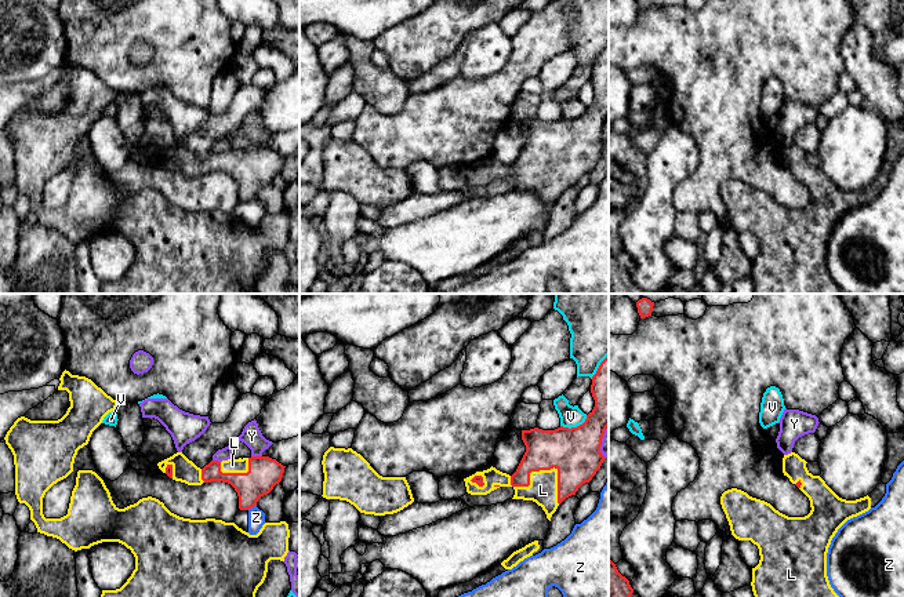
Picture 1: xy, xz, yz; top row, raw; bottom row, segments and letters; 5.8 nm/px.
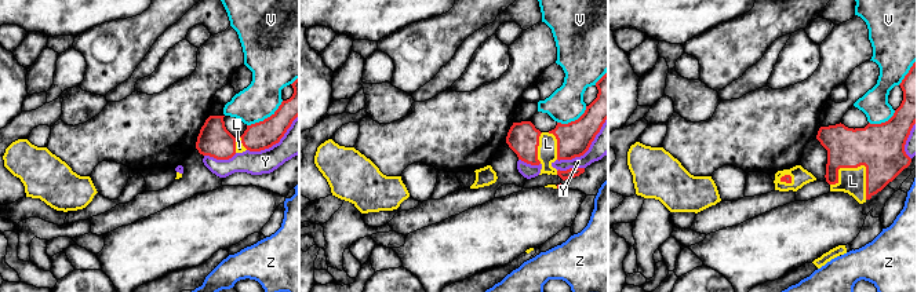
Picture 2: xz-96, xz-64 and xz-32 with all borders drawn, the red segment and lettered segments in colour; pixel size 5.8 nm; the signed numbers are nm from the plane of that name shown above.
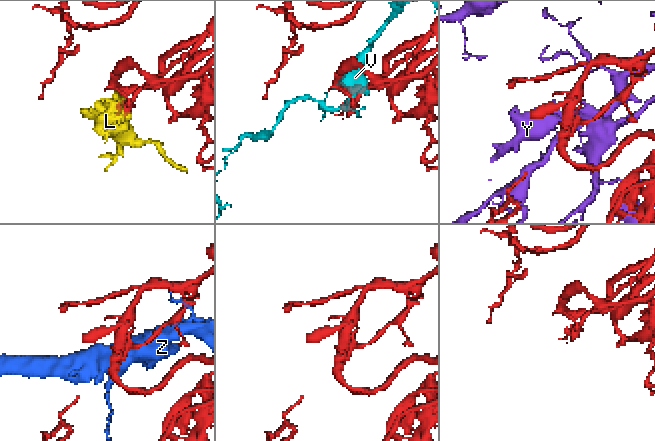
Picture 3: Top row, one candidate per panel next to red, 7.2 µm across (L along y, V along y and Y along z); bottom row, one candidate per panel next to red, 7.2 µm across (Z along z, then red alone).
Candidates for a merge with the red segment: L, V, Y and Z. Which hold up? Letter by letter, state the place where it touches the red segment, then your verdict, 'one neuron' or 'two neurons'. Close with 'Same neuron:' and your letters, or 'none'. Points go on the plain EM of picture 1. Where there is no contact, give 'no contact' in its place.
L: meets red in xz at (541, 160); one neuron
V: meets red in xz at (574, 119); two neurons
Y: meets red in xy at (256, 148); two neurons
Z: meets red in xy at (251, 197); two neurons
Same neuron: L

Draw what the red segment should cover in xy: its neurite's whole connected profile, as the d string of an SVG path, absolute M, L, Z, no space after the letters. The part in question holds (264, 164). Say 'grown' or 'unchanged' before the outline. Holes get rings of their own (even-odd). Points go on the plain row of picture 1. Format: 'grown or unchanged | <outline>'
grown | M182 143L157 154L159 160L175 172L188 176L222 172L230 175L239 188L239 200L257 197L261 188L269 185L282 172L284 159L269 148L251 148L228 152L211 152L203 160L197 159Z

